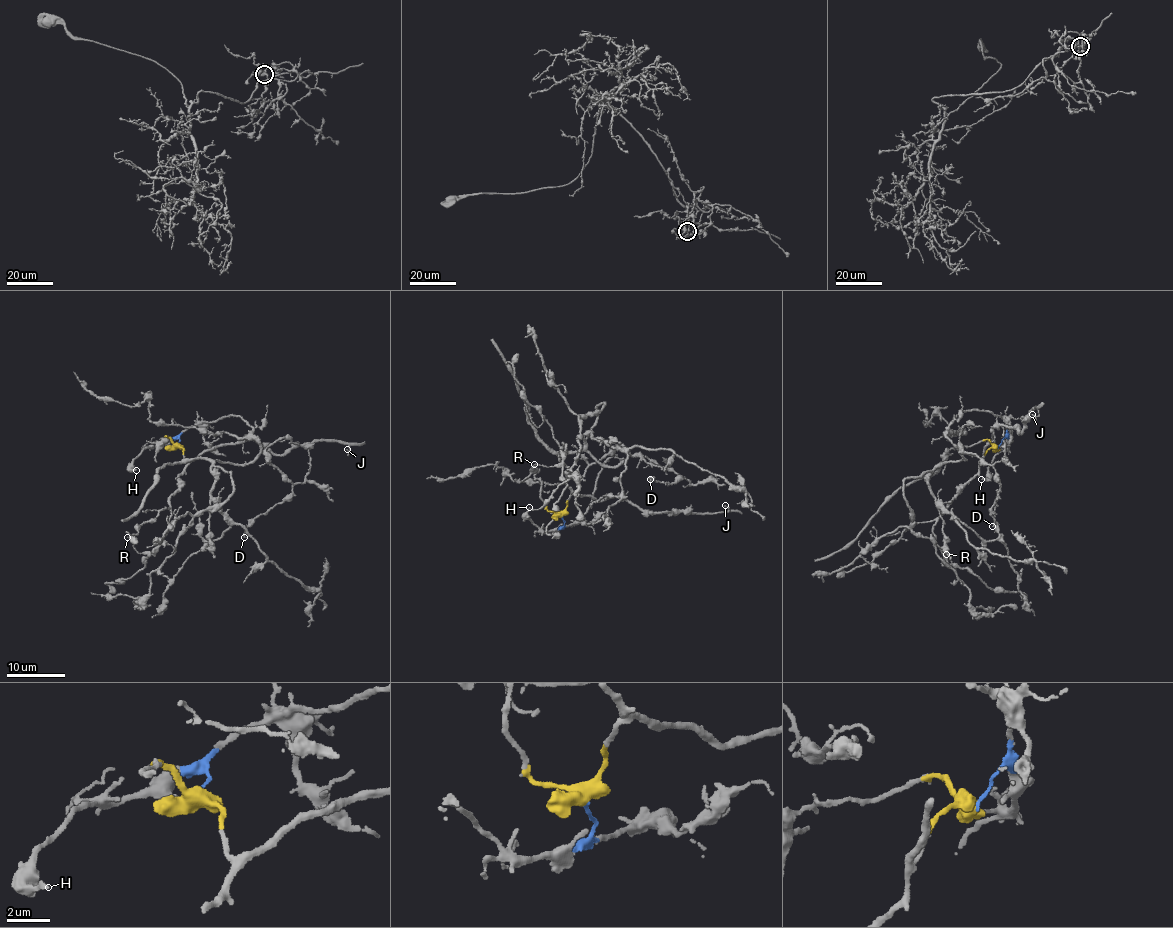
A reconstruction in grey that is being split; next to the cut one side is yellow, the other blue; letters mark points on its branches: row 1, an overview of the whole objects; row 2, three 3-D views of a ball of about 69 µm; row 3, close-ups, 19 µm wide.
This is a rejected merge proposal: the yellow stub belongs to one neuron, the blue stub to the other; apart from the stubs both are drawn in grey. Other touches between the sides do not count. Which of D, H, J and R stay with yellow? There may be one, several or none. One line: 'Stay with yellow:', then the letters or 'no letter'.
Stay with yellow: J, R

